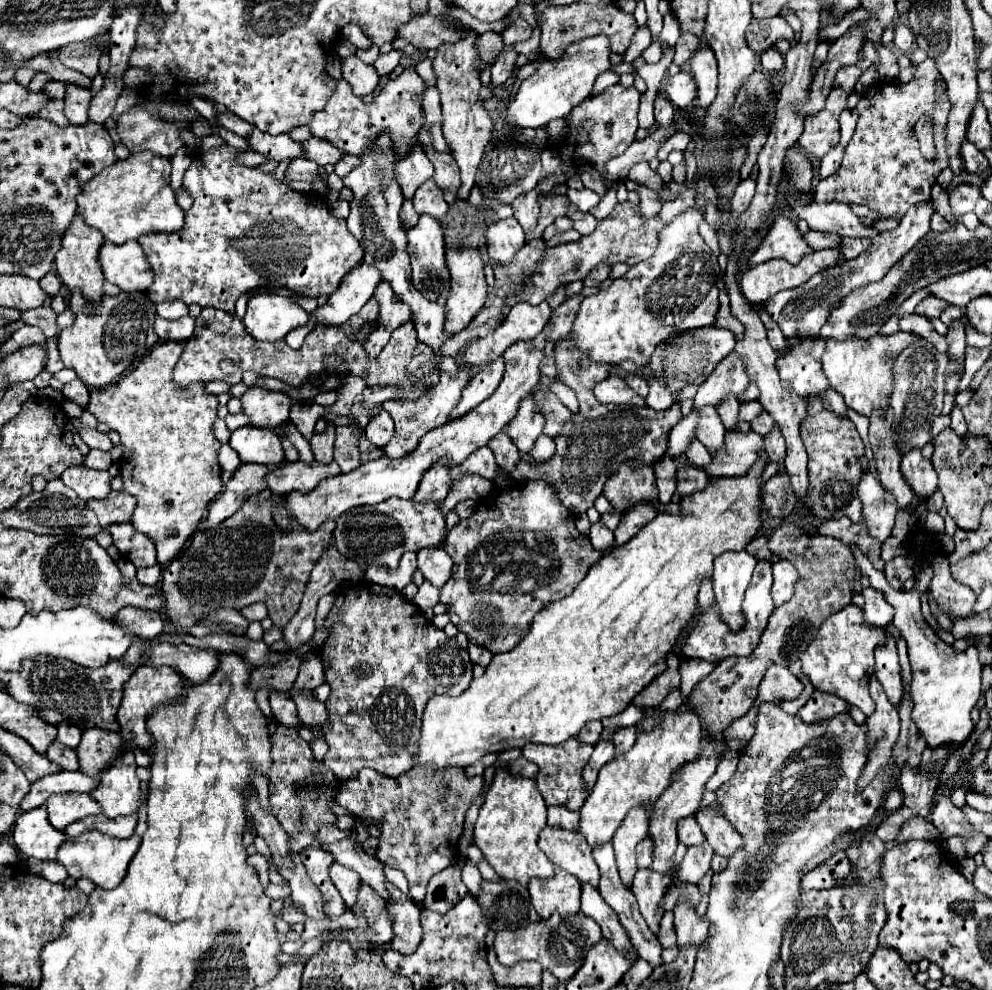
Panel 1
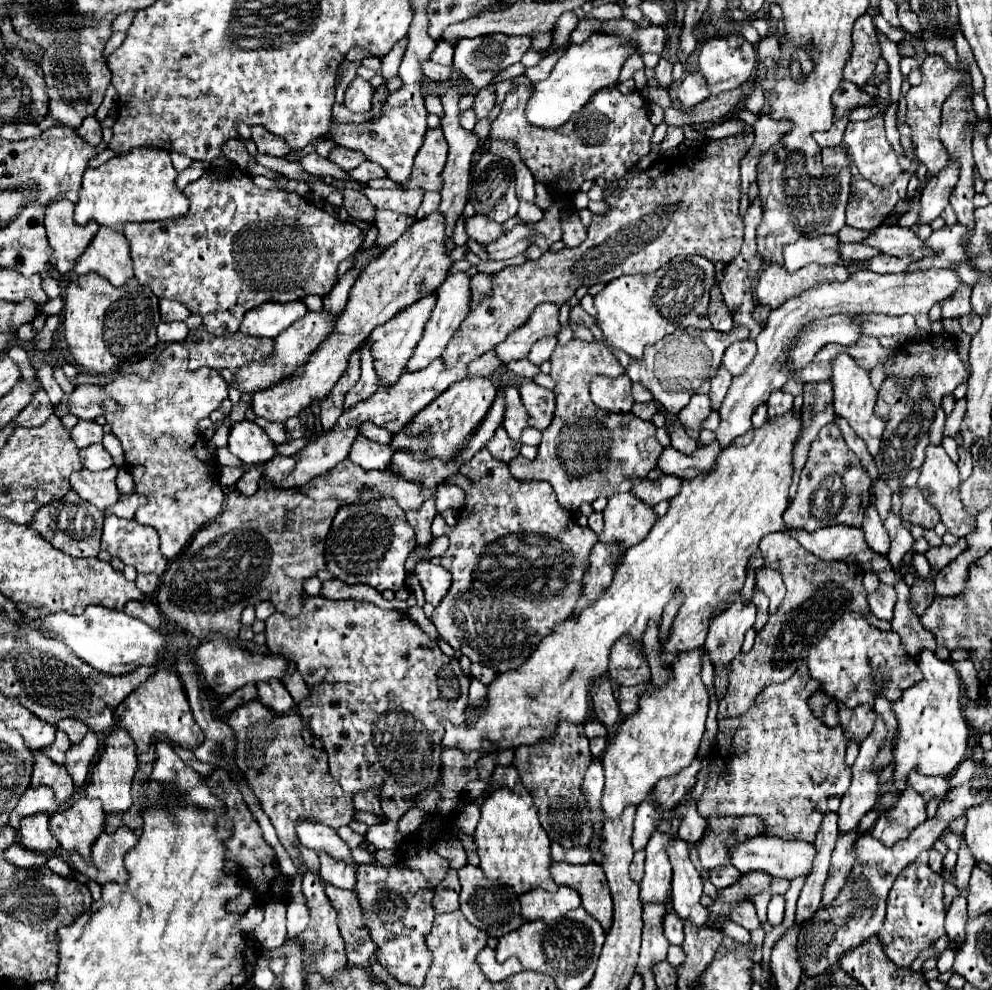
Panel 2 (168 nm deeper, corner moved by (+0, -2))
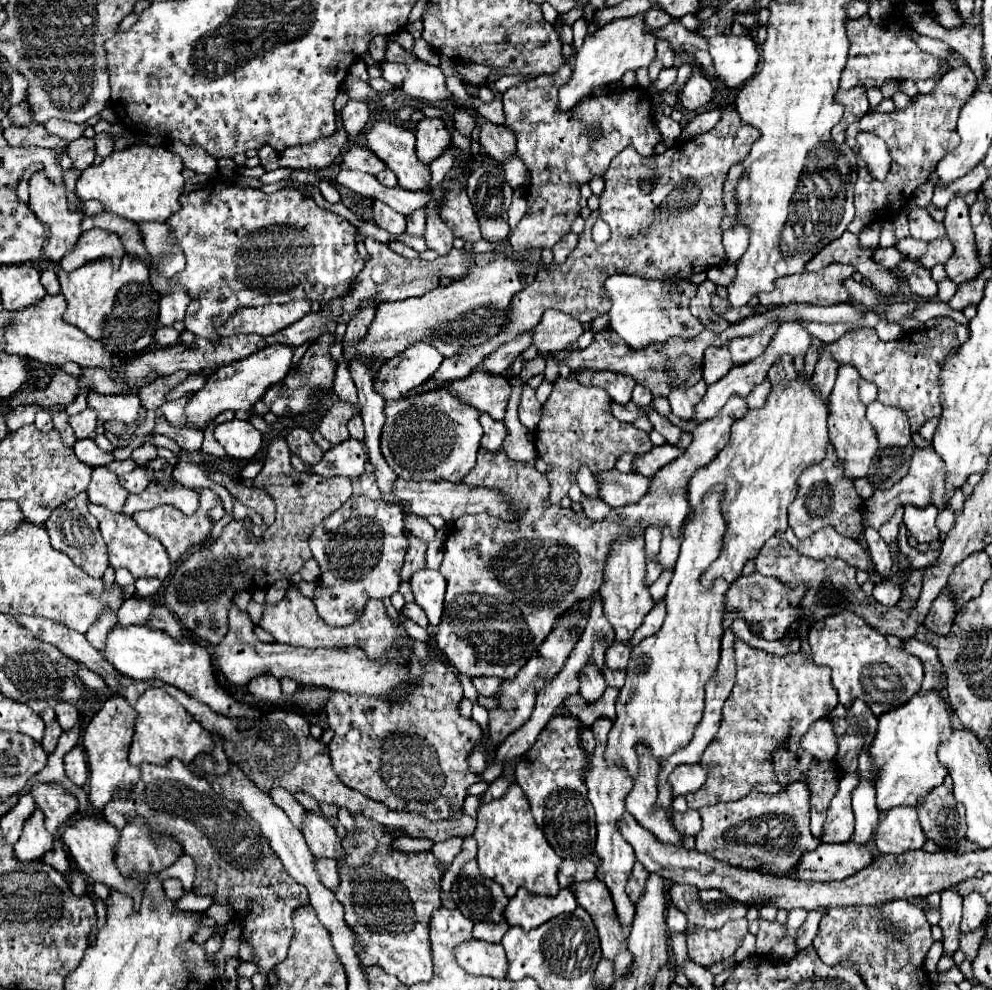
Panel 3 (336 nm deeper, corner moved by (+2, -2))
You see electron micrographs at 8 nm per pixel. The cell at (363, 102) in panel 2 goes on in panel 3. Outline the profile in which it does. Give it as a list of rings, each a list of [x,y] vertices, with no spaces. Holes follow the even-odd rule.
[[[349,100],[345,104],[345,108],[341,110],[341,118],[343,118],[343,126],[349,134],[349,140],[353,140],[367,124],[369,120],[369,104],[365,100]]]

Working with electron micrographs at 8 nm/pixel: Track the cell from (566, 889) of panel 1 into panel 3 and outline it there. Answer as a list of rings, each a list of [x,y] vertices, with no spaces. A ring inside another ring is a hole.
[[[521,888],[509,900],[505,908],[505,920],[509,926],[521,926],[525,932],[529,932],[531,928],[559,914],[569,914],[575,908],[577,908],[575,896],[567,888],[559,890],[557,896],[539,896]]]

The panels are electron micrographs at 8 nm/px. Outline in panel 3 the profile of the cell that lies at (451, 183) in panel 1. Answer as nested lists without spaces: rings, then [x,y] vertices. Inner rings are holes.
[[[441,118],[421,120],[415,128],[415,134],[417,134],[417,158],[425,166],[431,166],[431,162],[437,160],[451,144],[451,136]]]

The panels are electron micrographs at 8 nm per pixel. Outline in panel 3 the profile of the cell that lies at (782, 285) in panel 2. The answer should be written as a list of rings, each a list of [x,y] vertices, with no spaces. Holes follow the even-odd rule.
[[[829,264],[821,272],[801,272],[775,280],[775,290],[761,292],[761,306],[783,306],[791,302],[809,304],[837,304],[847,302],[847,292],[841,286],[845,278],[855,274],[853,266]]]

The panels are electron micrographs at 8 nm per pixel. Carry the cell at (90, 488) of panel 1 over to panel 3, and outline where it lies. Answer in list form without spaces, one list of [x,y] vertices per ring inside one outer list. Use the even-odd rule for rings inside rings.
[[[93,468],[87,496],[91,504],[101,504],[111,512],[121,512],[127,498],[127,490],[119,484],[117,474],[109,468]]]

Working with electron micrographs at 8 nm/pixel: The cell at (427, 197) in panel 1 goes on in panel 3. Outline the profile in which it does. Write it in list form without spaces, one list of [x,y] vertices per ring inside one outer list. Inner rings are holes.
[[[419,208],[407,218],[407,234],[423,236],[423,232],[425,232],[425,208]]]

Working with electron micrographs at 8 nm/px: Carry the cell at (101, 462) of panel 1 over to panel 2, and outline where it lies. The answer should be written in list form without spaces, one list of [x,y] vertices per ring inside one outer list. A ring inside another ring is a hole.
[[[91,444],[91,448],[79,450],[79,456],[87,470],[105,470],[113,466],[111,454],[103,448],[103,444]]]

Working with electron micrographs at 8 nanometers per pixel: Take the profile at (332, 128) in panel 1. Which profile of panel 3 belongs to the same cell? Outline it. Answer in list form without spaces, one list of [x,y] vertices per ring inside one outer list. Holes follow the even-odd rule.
[[[377,120],[373,124],[373,128],[365,134],[367,138],[367,148],[385,162],[387,168],[391,168],[397,176],[397,182],[401,188],[405,190],[423,190],[429,180],[431,180],[431,170],[421,164],[415,156],[415,140],[413,140],[413,130],[407,126],[401,126],[397,122],[389,122],[389,120]]]

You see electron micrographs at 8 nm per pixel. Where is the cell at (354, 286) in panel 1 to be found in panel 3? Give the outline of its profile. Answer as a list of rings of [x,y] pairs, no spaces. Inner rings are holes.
[[[269,344],[269,348],[261,348],[261,352],[255,352],[237,364],[227,364],[215,370],[211,380],[207,380],[205,386],[197,390],[185,406],[189,426],[203,430],[223,410],[251,410],[253,404],[271,388],[271,384],[277,384],[287,376],[291,370],[293,350],[295,348],[289,348],[289,344]]]

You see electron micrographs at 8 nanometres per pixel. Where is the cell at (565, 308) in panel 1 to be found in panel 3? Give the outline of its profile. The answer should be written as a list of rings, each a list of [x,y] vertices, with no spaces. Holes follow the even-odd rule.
[[[537,356],[535,360],[531,360],[531,362],[527,362],[527,364],[523,364],[523,370],[521,370],[521,380],[525,382],[529,376],[533,376],[533,374],[543,374],[543,370],[545,370],[545,360],[541,358],[541,356]]]

